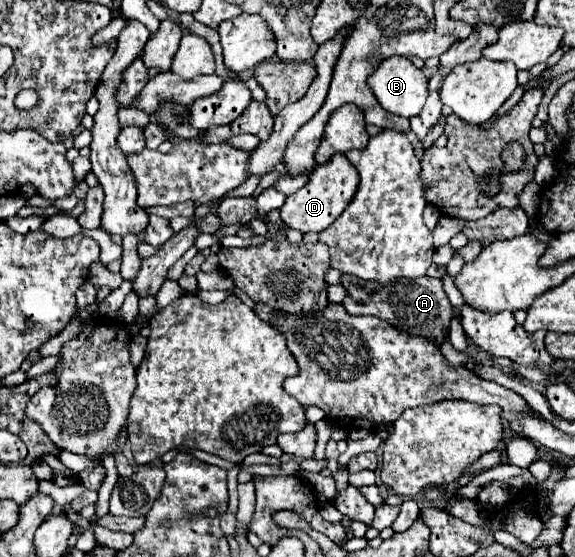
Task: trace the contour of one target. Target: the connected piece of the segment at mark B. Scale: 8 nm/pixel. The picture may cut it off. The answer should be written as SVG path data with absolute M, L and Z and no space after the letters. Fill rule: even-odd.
M399 55L383 59L377 71L369 77L369 87L385 111L391 111L401 117L417 115L427 99L427 77L407 57L399 57Z

